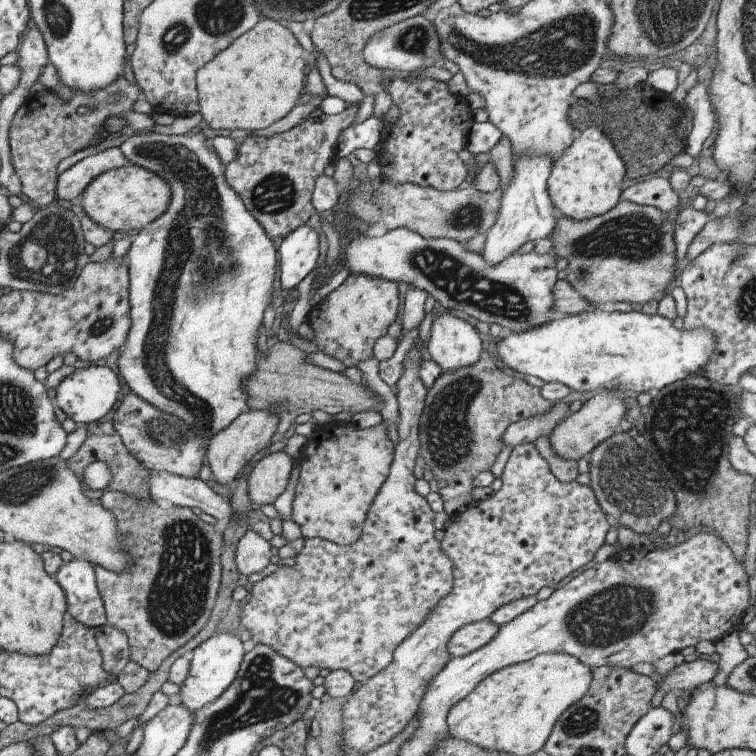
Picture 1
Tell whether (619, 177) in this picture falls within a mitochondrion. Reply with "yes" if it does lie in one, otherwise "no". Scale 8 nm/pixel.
no

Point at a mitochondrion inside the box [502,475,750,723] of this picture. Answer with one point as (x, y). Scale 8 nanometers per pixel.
(605, 618)

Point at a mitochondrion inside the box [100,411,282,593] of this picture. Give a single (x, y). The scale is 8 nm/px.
(131, 477)

